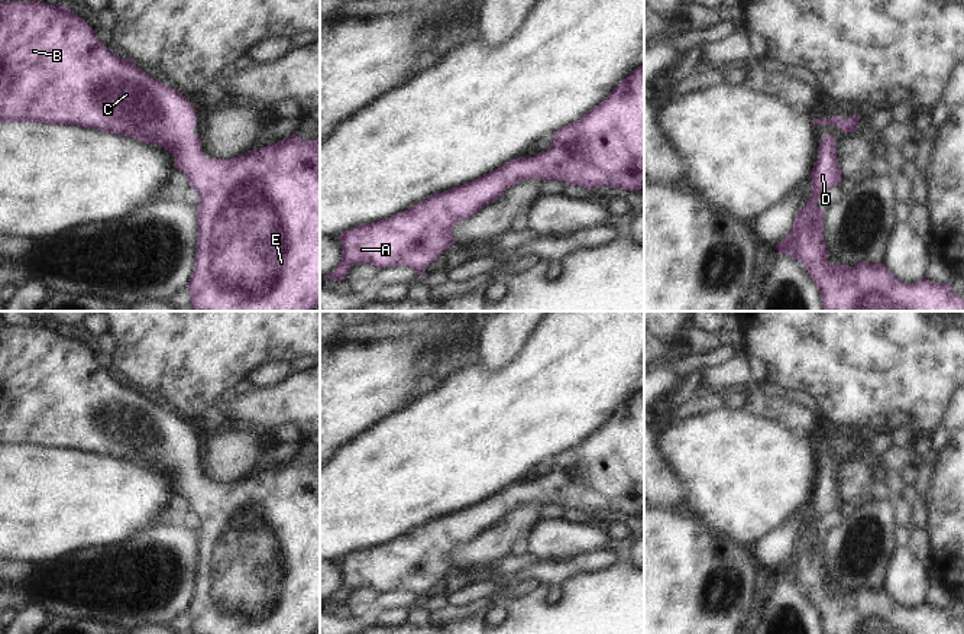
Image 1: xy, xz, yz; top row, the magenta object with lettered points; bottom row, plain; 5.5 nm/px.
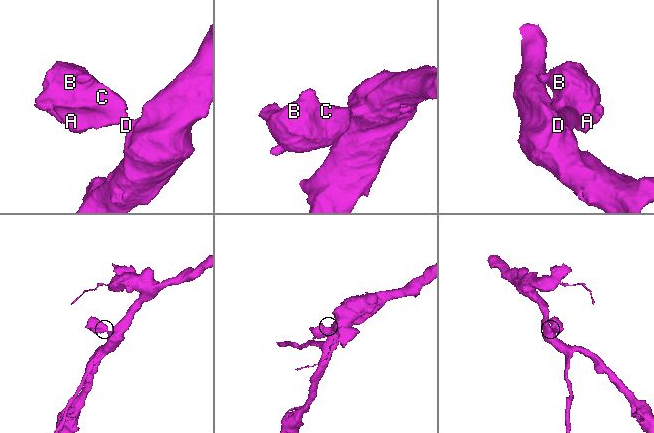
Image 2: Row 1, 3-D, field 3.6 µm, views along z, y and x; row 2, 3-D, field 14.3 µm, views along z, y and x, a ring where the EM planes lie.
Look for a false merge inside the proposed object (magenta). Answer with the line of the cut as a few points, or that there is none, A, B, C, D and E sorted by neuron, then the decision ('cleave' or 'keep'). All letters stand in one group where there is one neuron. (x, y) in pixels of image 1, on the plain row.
no cut; A B C D E; keep

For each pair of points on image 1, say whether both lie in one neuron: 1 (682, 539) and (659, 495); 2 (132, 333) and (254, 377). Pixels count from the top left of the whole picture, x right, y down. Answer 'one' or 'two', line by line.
1: two
2: two

